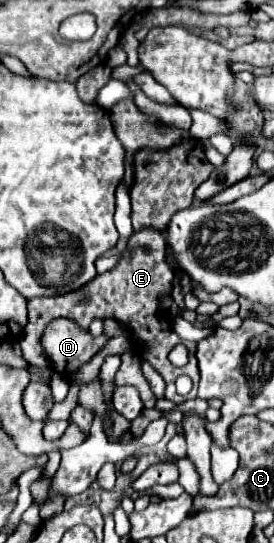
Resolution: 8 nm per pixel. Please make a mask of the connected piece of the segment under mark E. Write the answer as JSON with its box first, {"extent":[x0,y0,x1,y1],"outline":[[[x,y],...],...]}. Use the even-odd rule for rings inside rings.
{"extent":[20,229,198,403],"outline":[[[142,229],[142,231],[132,233],[132,237],[128,239],[128,247],[122,253],[122,261],[112,271],[98,275],[94,281],[90,281],[86,287],[82,287],[78,291],[72,291],[72,293],[66,293],[60,297],[38,297],[38,299],[28,301],[28,325],[26,325],[24,335],[20,339],[23,357],[29,364],[52,370],[52,363],[48,361],[46,353],[42,351],[42,345],[40,345],[42,331],[50,319],[70,317],[70,319],[78,321],[80,327],[88,327],[94,317],[108,317],[110,315],[110,317],[118,319],[118,317],[134,317],[136,315],[136,321],[140,323],[142,329],[130,329],[128,331],[132,345],[134,345],[134,351],[138,355],[142,355],[164,377],[166,397],[170,401],[184,403],[188,399],[194,399],[196,389],[198,389],[198,365],[196,365],[196,357],[194,357],[196,343],[180,339],[174,333],[170,319],[166,319],[166,315],[160,309],[162,293],[166,293],[166,295],[172,293],[172,281],[174,281],[174,269],[166,261],[166,239],[164,239],[164,235],[156,229]],[[178,343],[188,347],[188,363],[184,367],[174,367],[168,361],[168,353]],[[178,375],[188,375],[194,383],[194,391],[190,391],[188,395],[178,395],[176,387],[174,387],[174,381]]]}

